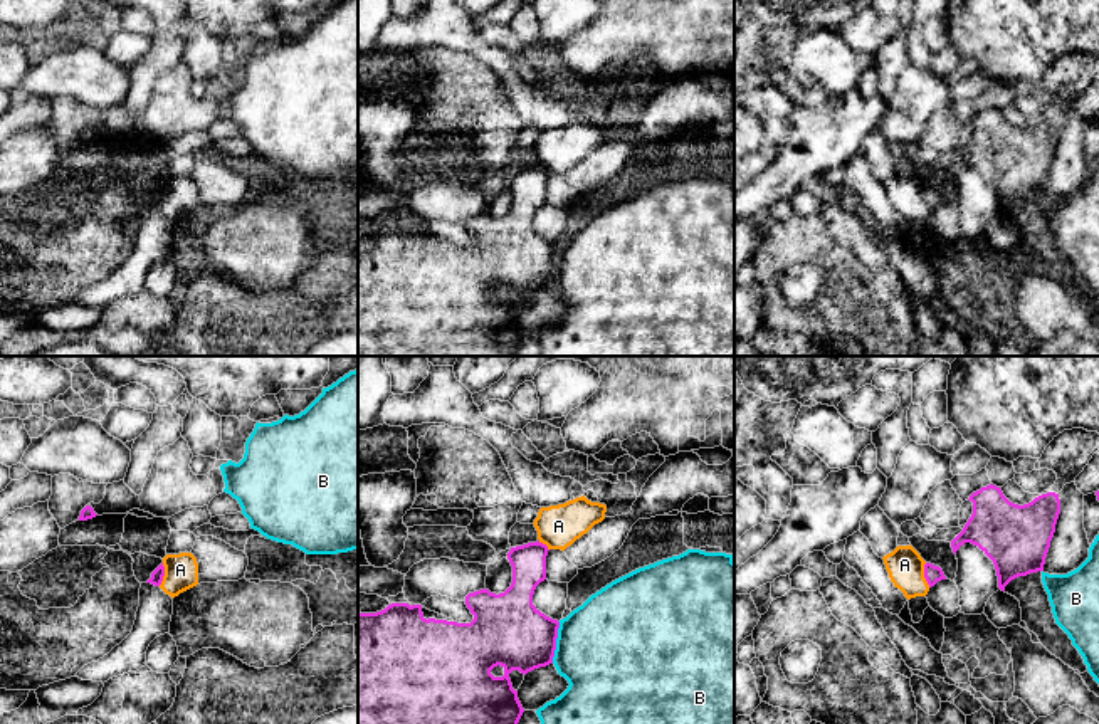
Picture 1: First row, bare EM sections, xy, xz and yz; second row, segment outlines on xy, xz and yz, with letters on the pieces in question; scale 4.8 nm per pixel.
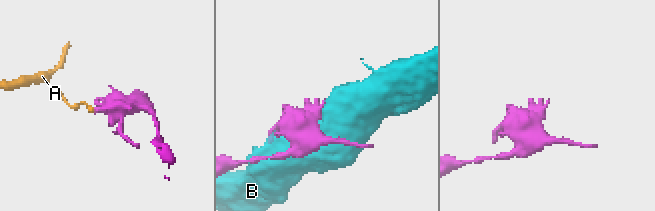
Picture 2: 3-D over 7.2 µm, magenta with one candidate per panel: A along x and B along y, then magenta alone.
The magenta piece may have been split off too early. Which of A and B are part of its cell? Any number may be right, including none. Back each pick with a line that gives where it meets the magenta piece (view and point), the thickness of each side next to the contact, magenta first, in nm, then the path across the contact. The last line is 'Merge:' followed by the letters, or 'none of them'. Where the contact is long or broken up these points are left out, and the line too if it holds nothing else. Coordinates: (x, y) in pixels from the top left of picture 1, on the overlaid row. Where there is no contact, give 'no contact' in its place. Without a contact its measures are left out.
Merge: none of them

